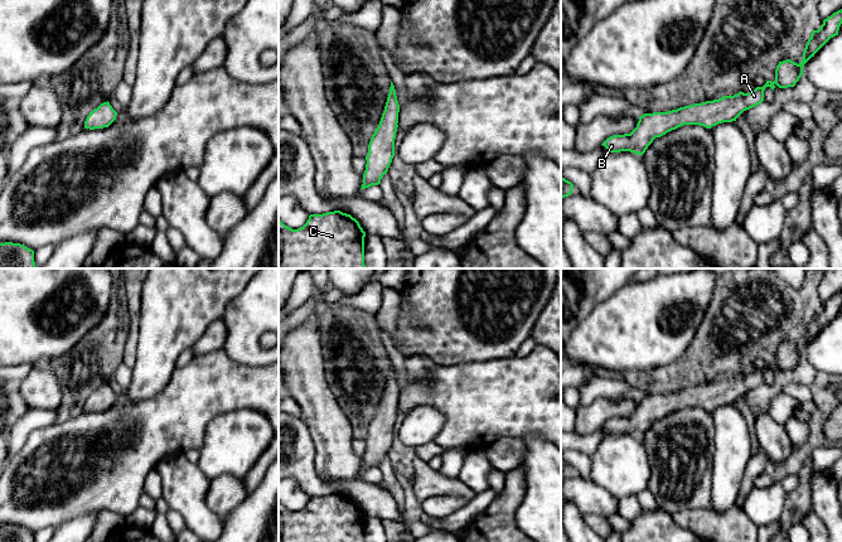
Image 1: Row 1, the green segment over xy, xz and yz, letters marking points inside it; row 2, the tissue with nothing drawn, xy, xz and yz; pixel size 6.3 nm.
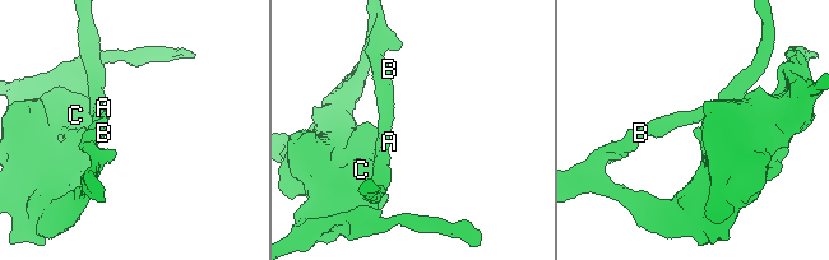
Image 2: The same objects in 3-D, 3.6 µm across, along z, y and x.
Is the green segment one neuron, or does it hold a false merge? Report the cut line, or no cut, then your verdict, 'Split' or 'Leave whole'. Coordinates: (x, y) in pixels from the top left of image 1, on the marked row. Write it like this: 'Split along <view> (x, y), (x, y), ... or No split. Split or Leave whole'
No split. Leave whole

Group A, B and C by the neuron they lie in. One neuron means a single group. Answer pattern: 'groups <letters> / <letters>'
groups A B C

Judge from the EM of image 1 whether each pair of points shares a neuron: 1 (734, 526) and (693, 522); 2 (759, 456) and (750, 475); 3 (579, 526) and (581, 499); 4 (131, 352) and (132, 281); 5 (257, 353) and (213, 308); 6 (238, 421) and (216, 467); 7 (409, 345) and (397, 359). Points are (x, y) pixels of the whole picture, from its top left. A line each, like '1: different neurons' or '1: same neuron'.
1: same neuron
2: same neuron
3: different neurons
4: same neuron
5: different neurons
6: same neuron
7: different neurons

